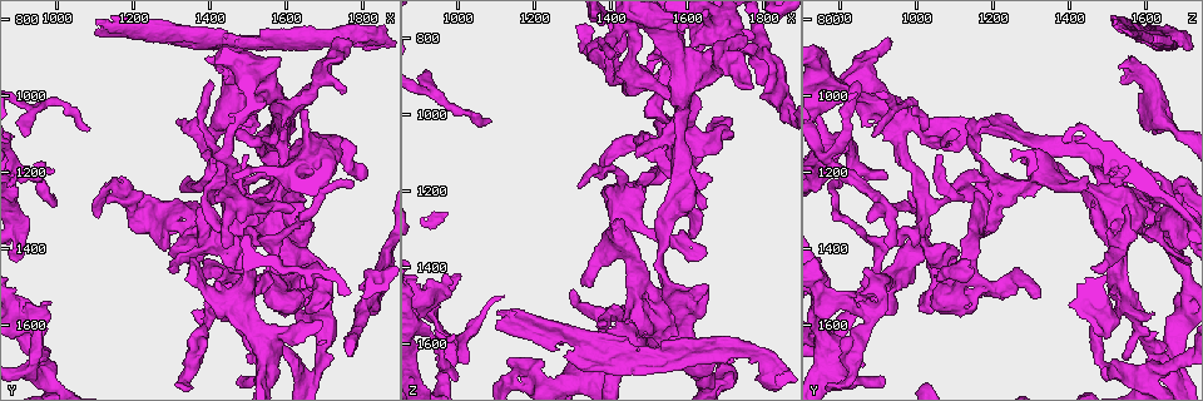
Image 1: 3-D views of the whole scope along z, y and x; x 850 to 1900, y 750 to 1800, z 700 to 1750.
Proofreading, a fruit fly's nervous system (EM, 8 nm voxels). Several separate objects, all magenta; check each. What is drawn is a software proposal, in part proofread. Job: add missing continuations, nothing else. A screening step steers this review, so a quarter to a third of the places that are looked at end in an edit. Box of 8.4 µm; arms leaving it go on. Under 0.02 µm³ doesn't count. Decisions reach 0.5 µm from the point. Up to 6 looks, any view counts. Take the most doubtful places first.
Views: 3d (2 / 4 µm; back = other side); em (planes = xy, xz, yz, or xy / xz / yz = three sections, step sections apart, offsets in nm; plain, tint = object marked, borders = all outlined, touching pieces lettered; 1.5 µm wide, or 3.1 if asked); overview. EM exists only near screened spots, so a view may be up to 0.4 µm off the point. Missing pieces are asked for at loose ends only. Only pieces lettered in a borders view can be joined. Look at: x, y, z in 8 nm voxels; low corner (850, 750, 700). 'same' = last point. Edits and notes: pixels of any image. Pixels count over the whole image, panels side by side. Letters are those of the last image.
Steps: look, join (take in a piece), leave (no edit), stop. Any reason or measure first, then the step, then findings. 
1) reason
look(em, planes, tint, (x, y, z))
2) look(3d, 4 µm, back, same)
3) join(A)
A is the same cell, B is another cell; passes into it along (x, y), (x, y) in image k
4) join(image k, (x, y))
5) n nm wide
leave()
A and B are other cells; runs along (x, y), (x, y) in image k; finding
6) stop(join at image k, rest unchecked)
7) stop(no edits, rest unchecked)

thin end
look(em, planes, borders, (990, 1205, 1585))

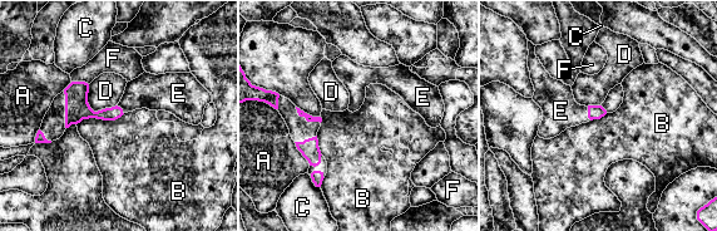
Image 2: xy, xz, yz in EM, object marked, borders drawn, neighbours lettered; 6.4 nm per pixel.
join(E)
E is the same cell, A, B, C, D and F are other cells; passes into it along (594, 112), (588, 113), (560, 111) in image 2; the neuron continues

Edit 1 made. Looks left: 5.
redraw
look(overview)

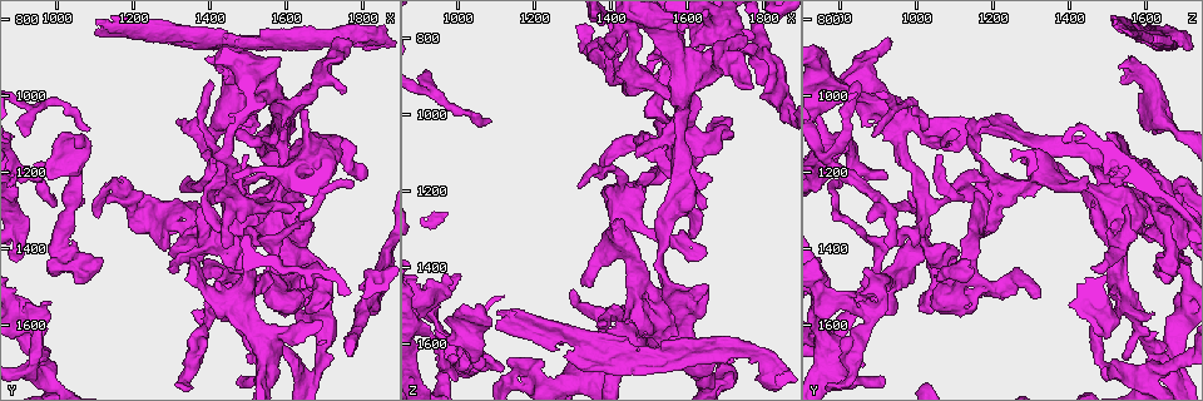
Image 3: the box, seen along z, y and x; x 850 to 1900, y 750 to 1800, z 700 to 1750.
thin end
look(em, planes, plain, (1310, 1070, 1185))

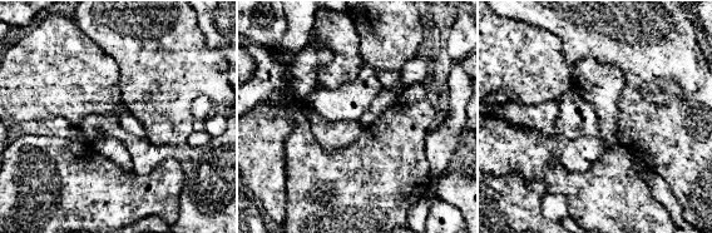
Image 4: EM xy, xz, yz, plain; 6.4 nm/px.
see the neighbours
look(em, planes, borders, same)

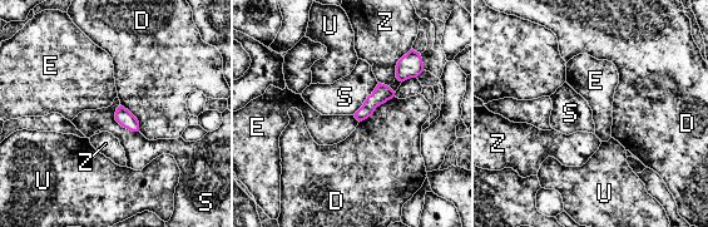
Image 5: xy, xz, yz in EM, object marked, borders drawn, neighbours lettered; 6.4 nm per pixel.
100 nm wide
leave()
D, E, S, U and Z are other cells; border along (118, 105), (115, 119), (138, 132) in image 5; no lettered piece goes on from it

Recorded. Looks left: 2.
free end
look(em, planes, tint, (1350, 1220, 1455))

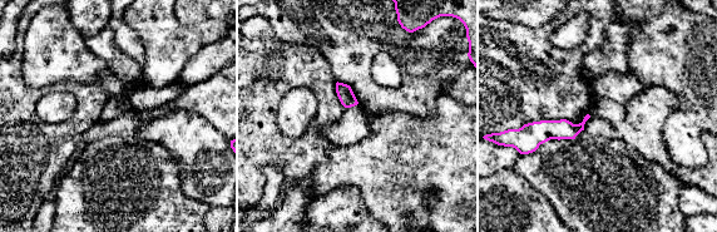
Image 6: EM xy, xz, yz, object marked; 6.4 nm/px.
what lies round it
look(em, planes, borders, same)

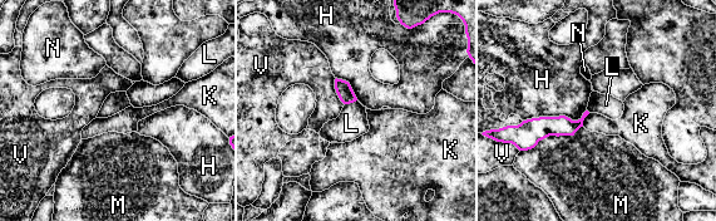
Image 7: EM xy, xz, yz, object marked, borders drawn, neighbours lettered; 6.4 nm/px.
leave()
H, K, L, M, N and V are other cells; border along (356, 99), (345, 104) in image 7; none of them fits

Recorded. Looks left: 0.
stop(join at image 2, rest unchecked)

